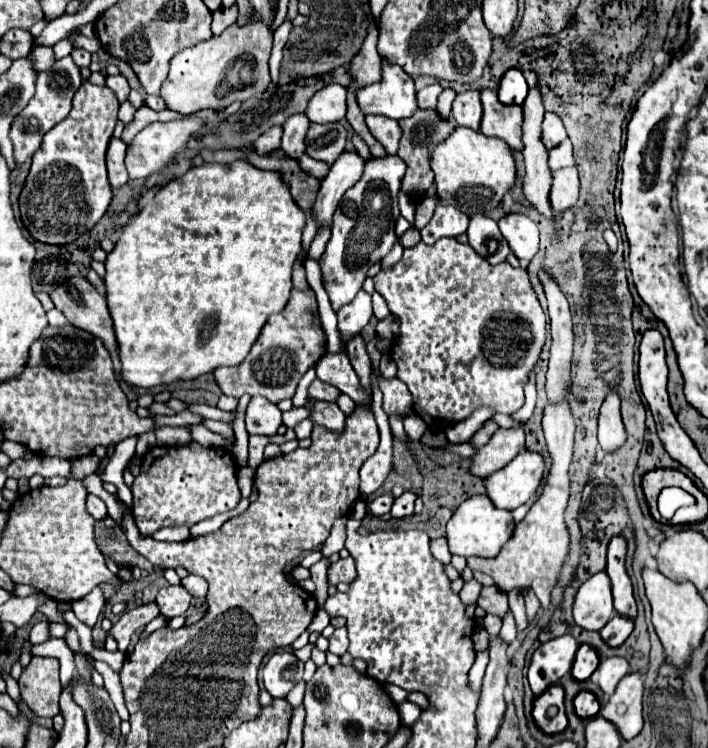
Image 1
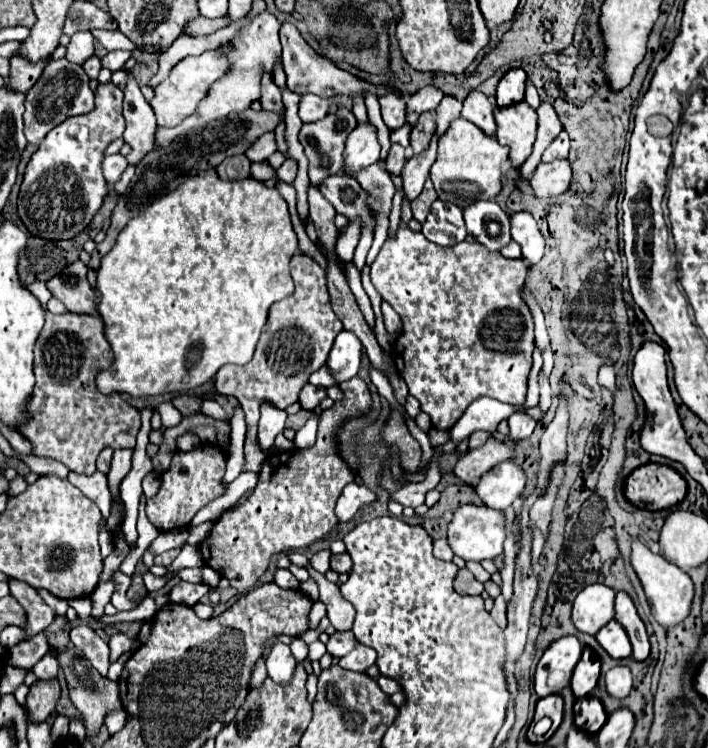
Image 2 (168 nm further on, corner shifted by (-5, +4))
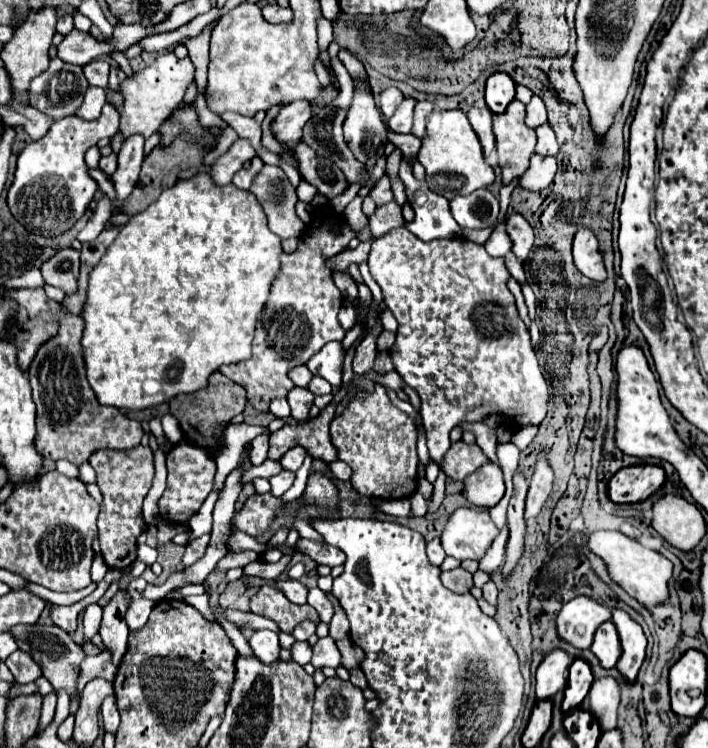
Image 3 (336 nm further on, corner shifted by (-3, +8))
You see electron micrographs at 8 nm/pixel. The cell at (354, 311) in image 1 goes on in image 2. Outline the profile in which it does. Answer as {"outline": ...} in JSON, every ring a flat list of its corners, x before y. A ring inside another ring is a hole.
{"outline":[[341,331,337,335,327,359,327,369,333,375,335,383,349,381,351,377,357,375,357,369,361,363,361,349,363,345,353,333]]}

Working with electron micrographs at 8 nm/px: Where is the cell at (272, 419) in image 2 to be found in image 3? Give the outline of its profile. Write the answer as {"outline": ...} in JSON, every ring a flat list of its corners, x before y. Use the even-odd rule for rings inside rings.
{"outline":[[261,433,251,441,251,461,253,465,261,465,267,459,267,443,269,443,269,433]]}

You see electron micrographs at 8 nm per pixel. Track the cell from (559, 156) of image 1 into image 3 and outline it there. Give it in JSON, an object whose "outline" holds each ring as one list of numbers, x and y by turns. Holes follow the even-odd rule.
{"outline":[[547,123,537,129,537,149,535,149,535,153,539,153,539,155,557,155,559,153,559,143,557,143,555,131]]}

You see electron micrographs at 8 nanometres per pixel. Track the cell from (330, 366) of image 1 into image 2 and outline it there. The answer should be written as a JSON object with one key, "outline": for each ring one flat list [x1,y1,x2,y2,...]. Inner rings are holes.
{"outline":[[323,367,323,369,315,371,315,373,311,373,309,383,311,383,311,385,315,385,315,387,331,387,335,381,331,379,331,373,327,373,327,371,325,371,325,367]]}

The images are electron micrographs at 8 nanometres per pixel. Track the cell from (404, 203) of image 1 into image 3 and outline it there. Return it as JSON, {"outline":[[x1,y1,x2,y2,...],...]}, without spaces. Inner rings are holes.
{"outline":[[389,87,379,95,381,101,381,111,385,117,391,117,395,113,395,109,399,107,399,103,403,101,403,93,397,87]]}

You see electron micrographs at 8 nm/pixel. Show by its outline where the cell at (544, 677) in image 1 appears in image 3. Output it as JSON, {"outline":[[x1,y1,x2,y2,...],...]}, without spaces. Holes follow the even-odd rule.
{"outline":[[553,649,543,657,535,675,537,699,549,699,567,685,571,663,573,657,563,649]]}

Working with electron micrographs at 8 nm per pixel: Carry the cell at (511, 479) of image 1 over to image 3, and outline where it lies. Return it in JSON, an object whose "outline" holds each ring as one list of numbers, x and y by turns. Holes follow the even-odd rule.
{"outline":[[489,461,481,465,475,473,471,473,465,479,465,497,477,505,477,507,495,507,501,497,505,495,505,483,503,483,503,471,497,463]]}

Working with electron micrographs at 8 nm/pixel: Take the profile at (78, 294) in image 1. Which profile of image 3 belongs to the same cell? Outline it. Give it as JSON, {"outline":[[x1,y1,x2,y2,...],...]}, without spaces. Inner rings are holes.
{"outline":[[71,247,61,249,53,259,45,261,41,275,47,285,59,287,61,291,65,291,65,295,75,293,79,277,79,251]]}

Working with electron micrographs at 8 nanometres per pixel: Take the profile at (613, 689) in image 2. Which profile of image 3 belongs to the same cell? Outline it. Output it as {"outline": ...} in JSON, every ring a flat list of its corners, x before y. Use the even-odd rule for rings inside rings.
{"outline":[[603,677,593,681,589,691,589,711,597,717,603,731,617,727,617,707,621,701,619,681]]}

